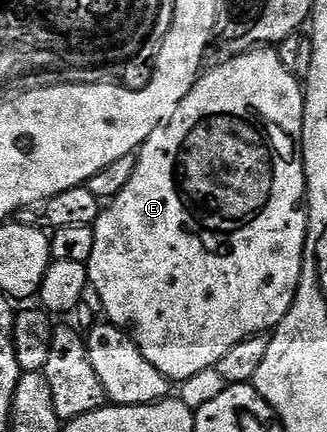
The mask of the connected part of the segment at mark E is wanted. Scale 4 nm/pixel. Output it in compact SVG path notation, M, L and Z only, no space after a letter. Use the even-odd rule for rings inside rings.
M253 48L244 54L237 54L227 60L219 63L221 66L216 66L212 71L201 73L196 80L196 87L193 88L186 96L186 100L182 100L182 104L178 104L178 108L174 112L174 116L168 119L159 130L145 140L143 146L140 147L136 154L136 167L134 168L134 176L130 176L130 184L126 184L126 188L122 188L122 192L118 192L118 196L111 199L101 209L98 220L95 226L92 227L94 232L94 252L90 252L90 260L87 262L88 268L88 285L91 293L97 294L100 297L100 306L104 309L104 314L111 325L116 326L119 330L131 338L132 343L139 348L142 356L146 356L146 360L150 360L150 364L154 364L154 368L158 368L158 372L162 372L162 376L166 376L173 383L184 382L187 378L196 378L203 370L211 371L218 364L218 360L222 360L222 356L226 356L226 352L230 352L230 348L234 348L234 344L242 344L242 340L253 338L256 334L268 334L275 330L276 325L283 320L286 312L290 312L290 308L296 299L296 289L300 283L300 273L302 272L302 264L304 263L304 245L306 244L306 232L308 231L308 211L306 209L306 176L304 175L304 152L302 143L304 141L304 92L302 82L292 75L293 71L286 64L282 64L279 53L272 48Z

